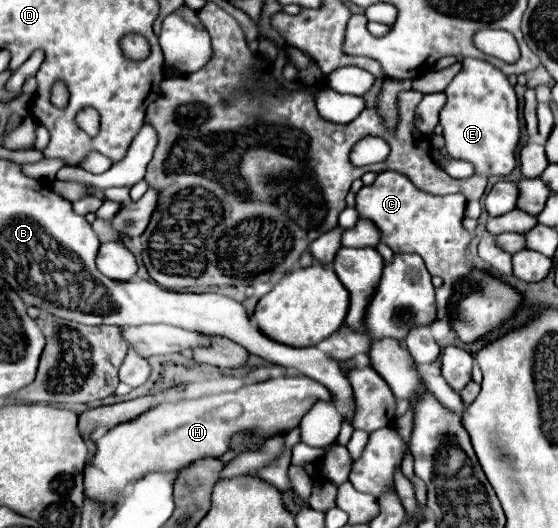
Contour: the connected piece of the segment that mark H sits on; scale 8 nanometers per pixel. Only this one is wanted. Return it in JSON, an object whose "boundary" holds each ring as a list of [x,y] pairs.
{"boundary":[[[282,376],[248,384],[234,392],[204,394],[200,398],[158,404],[150,412],[136,416],[136,420],[118,424],[96,442],[92,464],[84,470],[86,494],[92,500],[98,500],[104,508],[114,506],[128,482],[142,478],[148,472],[180,470],[190,462],[220,456],[228,450],[228,438],[240,430],[254,430],[266,438],[290,432],[318,400],[332,400],[322,384],[308,376]]]}

